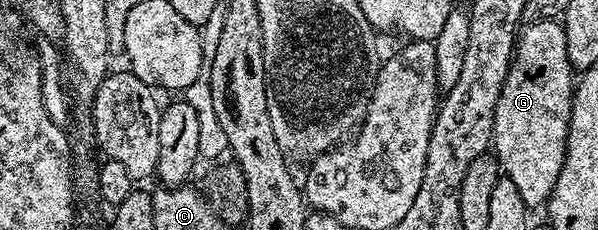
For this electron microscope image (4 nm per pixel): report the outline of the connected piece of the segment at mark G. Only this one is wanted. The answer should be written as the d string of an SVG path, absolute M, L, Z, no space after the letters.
M555 19L524 24L517 52L511 58L507 78L497 99L491 135L499 168L509 179L513 179L513 183L517 183L517 191L521 191L521 199L525 199L528 210L535 211L538 205L539 208L546 206L557 183L557 175L561 175L567 154L567 136L571 130L571 98L575 95L576 84L577 73L569 63L562 24Z

